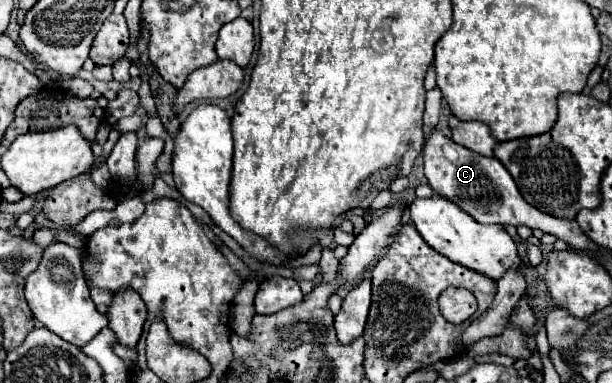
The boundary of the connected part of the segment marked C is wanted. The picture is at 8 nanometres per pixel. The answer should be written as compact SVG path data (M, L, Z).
M436 126L430 130L430 136L426 138L422 156L424 156L424 174L428 178L428 184L436 190L436 194L456 202L464 212L474 216L474 220L478 220L480 224L512 224L512 226L524 224L532 230L540 228L542 232L550 232L556 238L568 242L572 248L596 246L594 242L590 242L586 234L582 234L580 226L574 224L574 220L554 218L530 206L518 192L518 186L512 180L510 172L496 158L486 158L476 152L470 152L468 148L444 136Z

